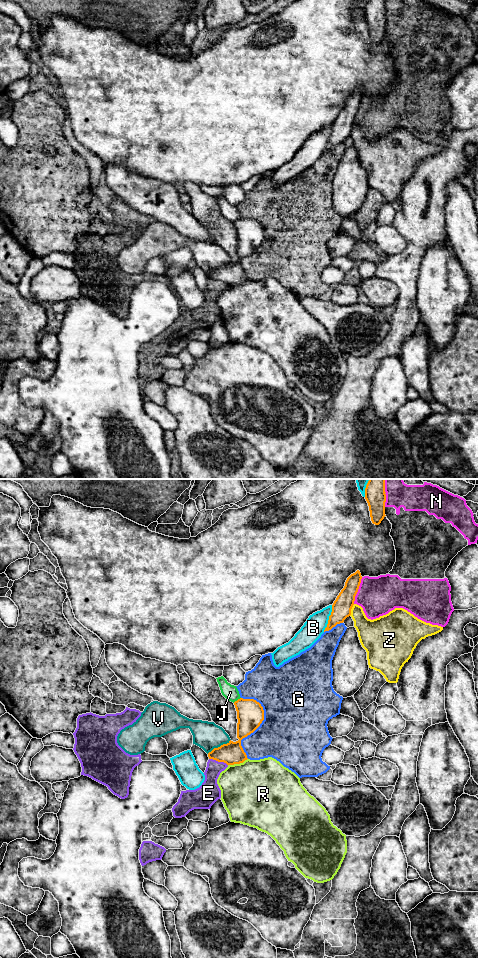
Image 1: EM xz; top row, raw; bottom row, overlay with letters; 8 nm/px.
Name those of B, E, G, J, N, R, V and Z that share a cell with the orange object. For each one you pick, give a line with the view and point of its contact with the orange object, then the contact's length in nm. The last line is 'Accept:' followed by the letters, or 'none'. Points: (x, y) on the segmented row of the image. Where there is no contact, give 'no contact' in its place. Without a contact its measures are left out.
Accept: none

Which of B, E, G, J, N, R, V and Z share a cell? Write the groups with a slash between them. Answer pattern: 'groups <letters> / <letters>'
groups B / E / G / J / N / R / V / Z

